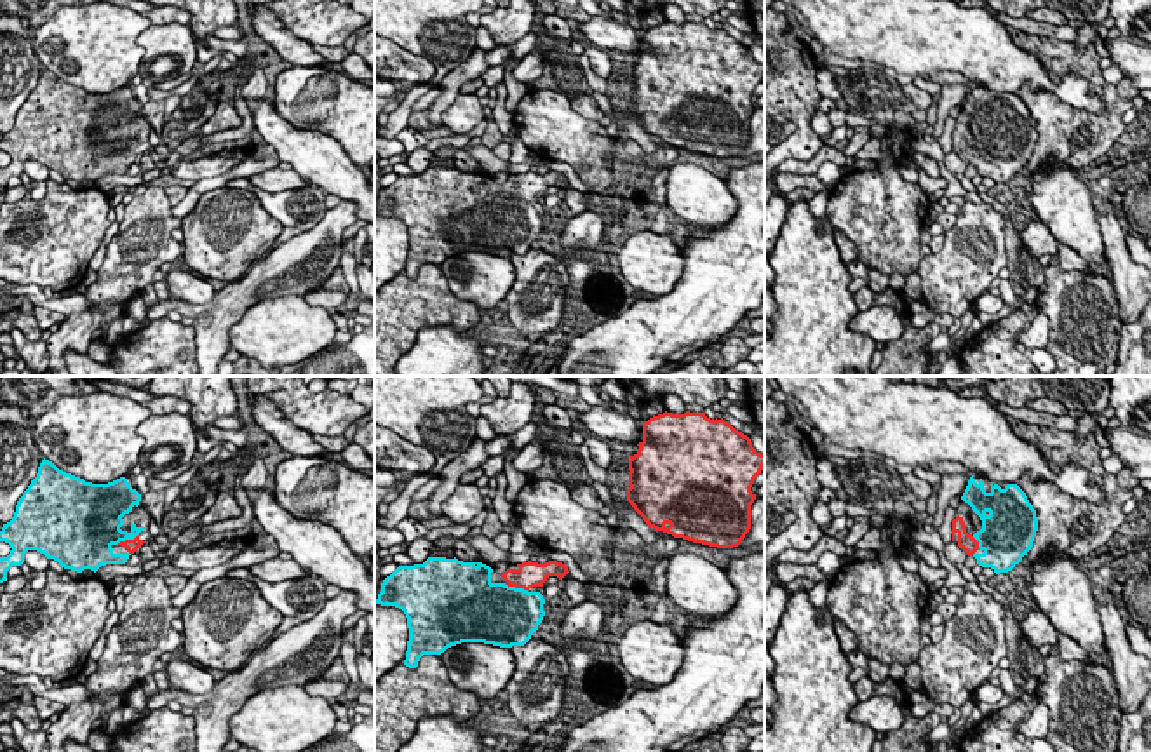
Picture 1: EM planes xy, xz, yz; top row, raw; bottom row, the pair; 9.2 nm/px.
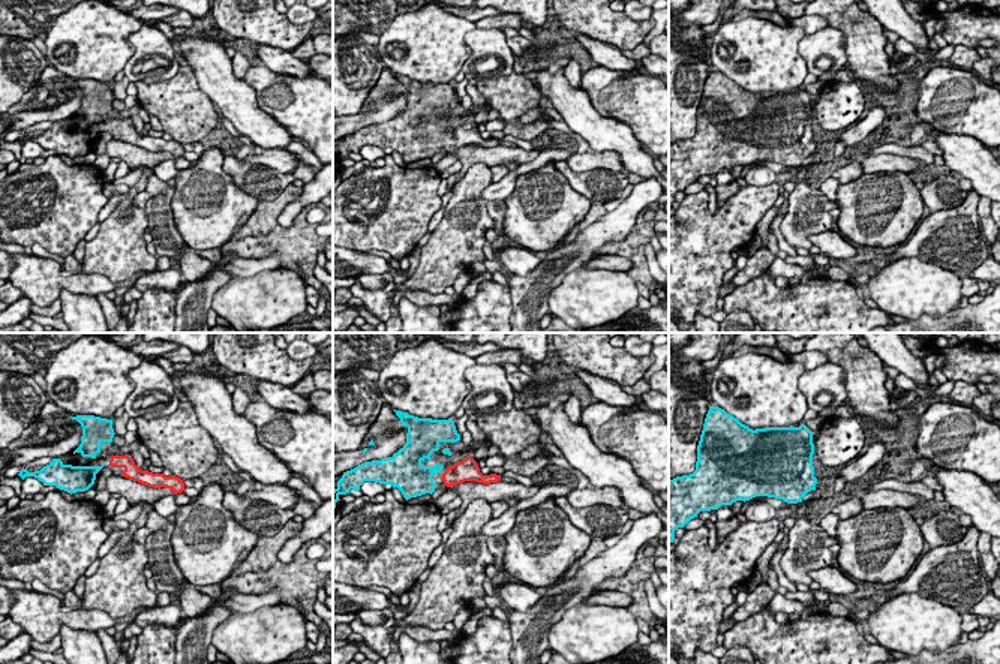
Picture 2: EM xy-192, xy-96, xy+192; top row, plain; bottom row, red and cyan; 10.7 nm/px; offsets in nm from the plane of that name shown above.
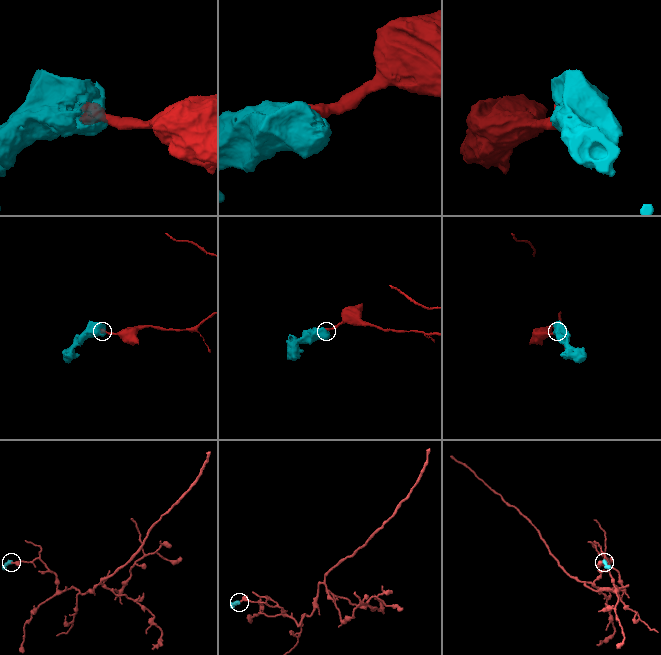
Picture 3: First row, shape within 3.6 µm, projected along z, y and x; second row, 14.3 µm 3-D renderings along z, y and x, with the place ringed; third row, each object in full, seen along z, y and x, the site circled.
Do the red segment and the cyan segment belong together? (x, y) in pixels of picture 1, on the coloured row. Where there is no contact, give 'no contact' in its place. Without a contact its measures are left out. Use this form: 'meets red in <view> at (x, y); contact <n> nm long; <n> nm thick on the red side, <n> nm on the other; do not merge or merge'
meets red in xy at (126, 540); contact 200 nm long; 120 nm thick on the red side, 340 nm on the other; merge

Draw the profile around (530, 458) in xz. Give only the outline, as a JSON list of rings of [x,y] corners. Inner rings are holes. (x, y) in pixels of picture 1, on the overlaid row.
[[[531,440],[528,446],[521,449],[521,453],[514,458],[512,467],[517,472],[533,472],[543,465],[543,442]]]

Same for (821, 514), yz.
[[[813,500],[811,501],[811,519],[815,520],[817,526],[825,527],[832,524],[832,514],[829,510],[829,505],[824,503],[822,500]]]

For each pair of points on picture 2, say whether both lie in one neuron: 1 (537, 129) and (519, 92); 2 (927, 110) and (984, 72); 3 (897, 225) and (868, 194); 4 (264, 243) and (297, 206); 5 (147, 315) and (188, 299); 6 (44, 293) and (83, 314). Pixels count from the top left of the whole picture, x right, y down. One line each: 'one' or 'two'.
1: one
2: two
3: one
4: two
5: two
6: two

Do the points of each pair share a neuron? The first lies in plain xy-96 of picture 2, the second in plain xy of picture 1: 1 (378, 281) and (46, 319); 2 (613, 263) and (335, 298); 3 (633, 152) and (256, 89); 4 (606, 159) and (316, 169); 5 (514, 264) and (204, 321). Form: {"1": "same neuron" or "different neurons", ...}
{"1": "same neuron", "2": "same neuron", "3": "different neurons", "4": "different neurons", "5": "different neurons"}

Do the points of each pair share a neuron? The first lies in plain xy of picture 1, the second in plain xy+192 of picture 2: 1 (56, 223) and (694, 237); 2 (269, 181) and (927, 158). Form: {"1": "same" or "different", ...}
{"1": "same", "2": "different"}

